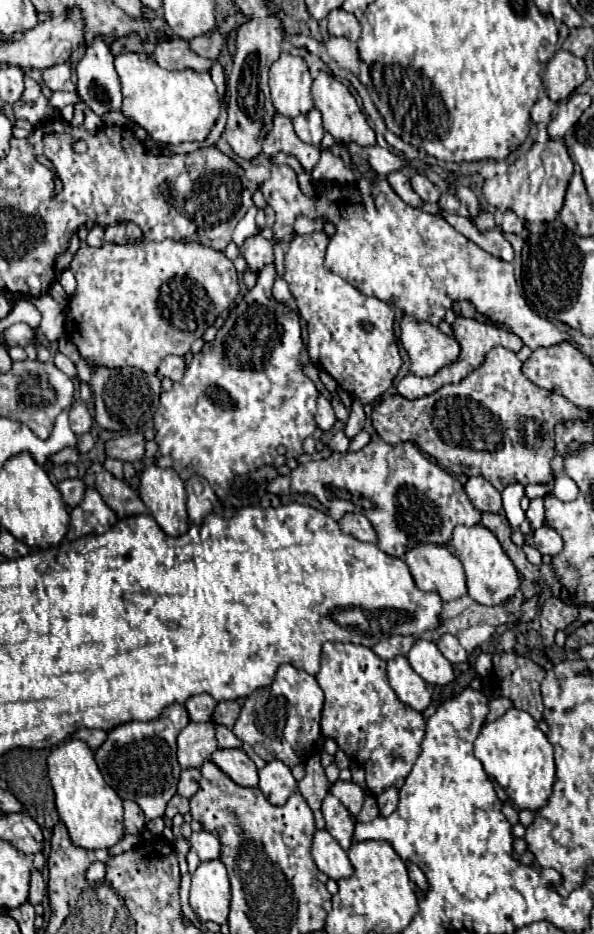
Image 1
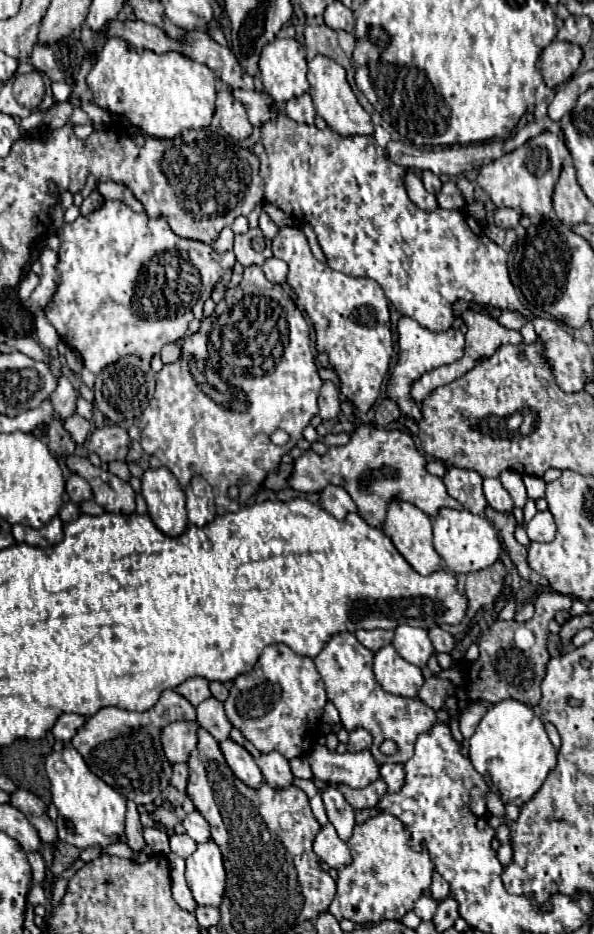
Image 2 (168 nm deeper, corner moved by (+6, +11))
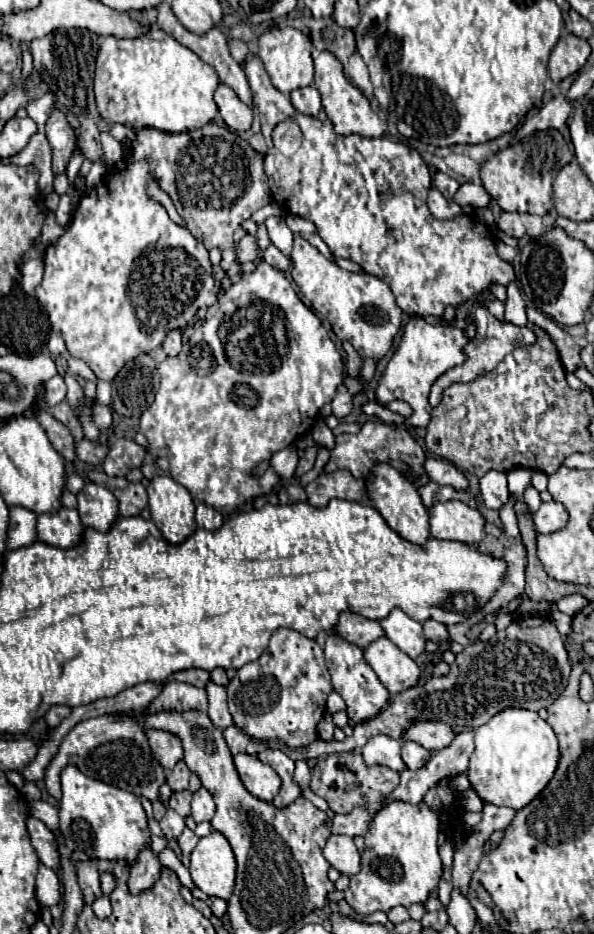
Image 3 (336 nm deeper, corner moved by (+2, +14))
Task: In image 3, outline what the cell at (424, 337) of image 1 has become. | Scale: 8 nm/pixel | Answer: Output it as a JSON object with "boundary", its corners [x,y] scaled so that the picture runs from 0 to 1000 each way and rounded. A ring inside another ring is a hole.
{"boundary":[[[690,339],[690,344],[680,350],[667,378],[660,380],[643,404],[636,406],[636,412],[630,416],[633,429],[640,434],[650,434],[663,427],[684,429],[697,438],[697,442],[680,451],[680,455],[684,457],[717,457],[724,451],[724,440],[727,440],[727,436],[721,431],[724,414],[744,399],[781,389],[778,372],[785,367],[788,367],[788,361],[781,359],[778,352],[724,348],[710,339]]]}

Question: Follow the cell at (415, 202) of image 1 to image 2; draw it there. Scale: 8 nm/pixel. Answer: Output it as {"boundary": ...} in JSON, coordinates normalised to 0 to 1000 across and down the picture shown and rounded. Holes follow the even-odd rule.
{"boundary":[[[684,182],[680,186],[680,199],[684,199],[684,206],[690,210],[690,214],[710,223],[710,225],[731,225],[737,223],[734,218],[734,210],[731,208],[721,208],[710,199],[710,193],[694,184],[694,182]]]}

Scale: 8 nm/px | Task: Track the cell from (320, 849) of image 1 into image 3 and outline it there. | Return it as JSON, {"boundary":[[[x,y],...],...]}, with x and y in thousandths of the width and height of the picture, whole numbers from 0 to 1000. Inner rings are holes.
{"boundary":[[[559,894],[545,907],[549,922],[576,937],[593,939],[606,933],[606,913],[596,900],[582,894]]]}

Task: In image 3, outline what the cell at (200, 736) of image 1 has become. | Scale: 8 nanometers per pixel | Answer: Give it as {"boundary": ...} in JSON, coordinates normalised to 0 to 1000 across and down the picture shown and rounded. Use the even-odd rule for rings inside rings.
{"boundary":[[[249,781],[246,789],[249,789],[249,796],[253,796],[253,802],[256,802],[259,810],[269,815],[269,819],[279,825],[286,825],[310,810],[306,798],[303,798],[300,789],[293,789],[290,785],[276,785],[276,783],[266,783],[266,781]]]}

